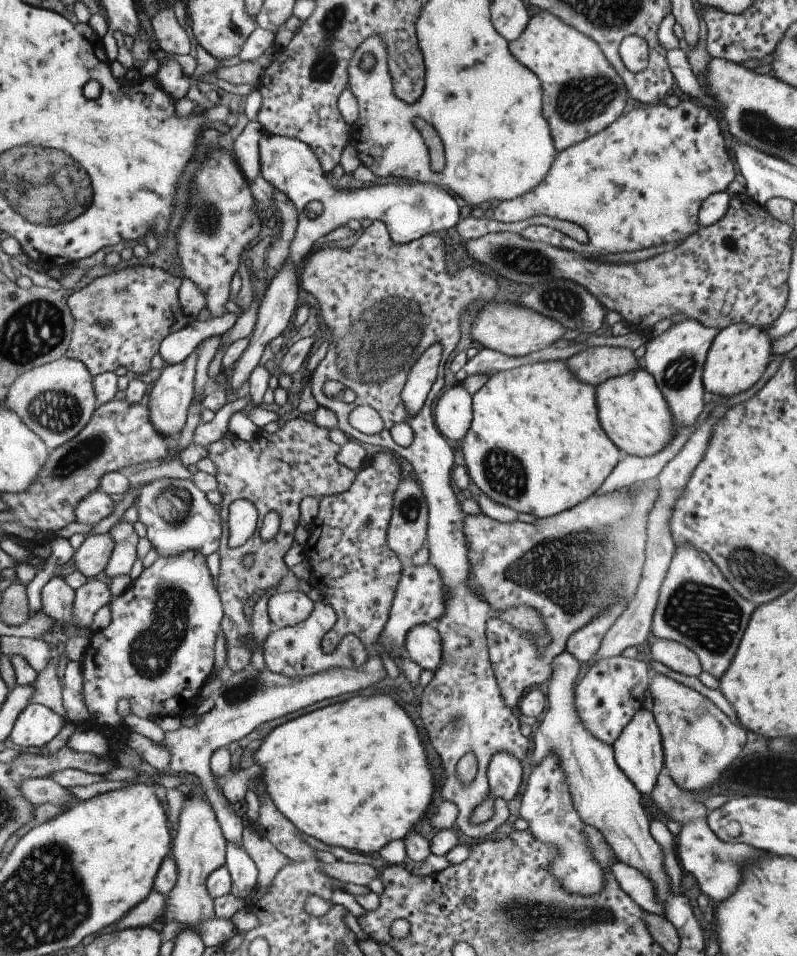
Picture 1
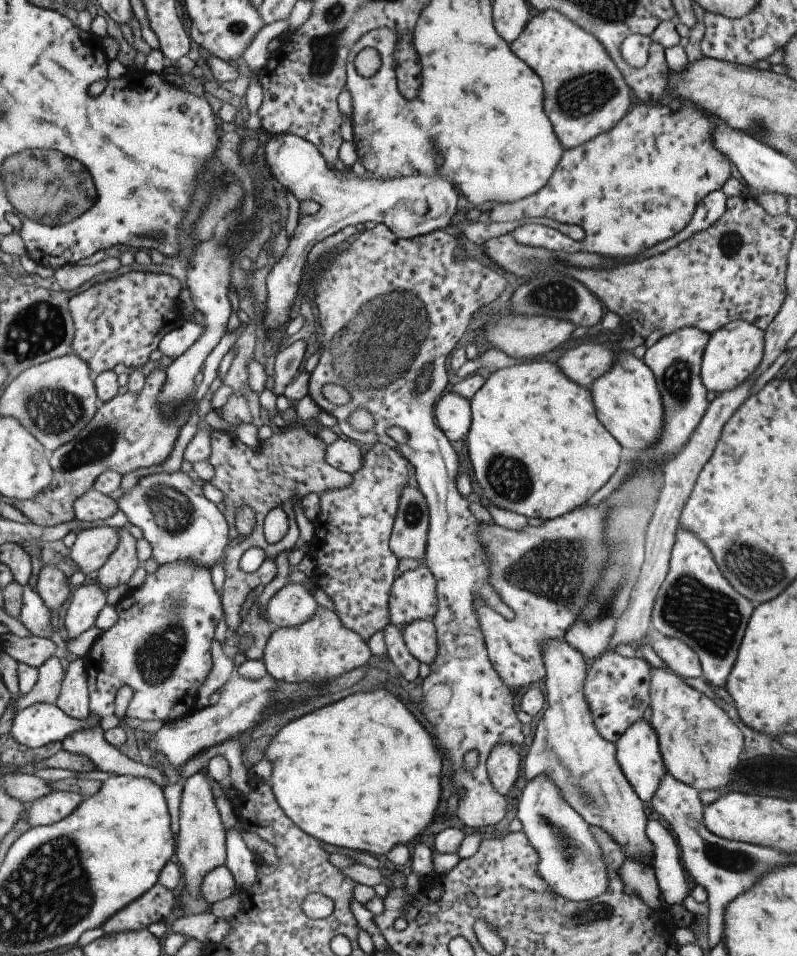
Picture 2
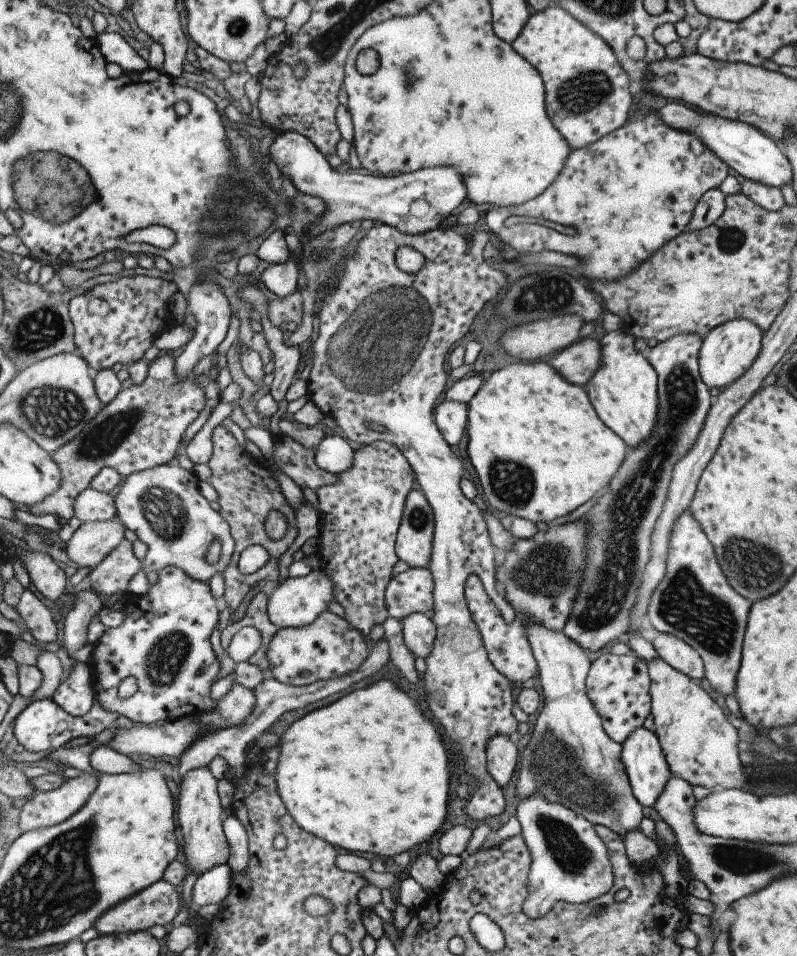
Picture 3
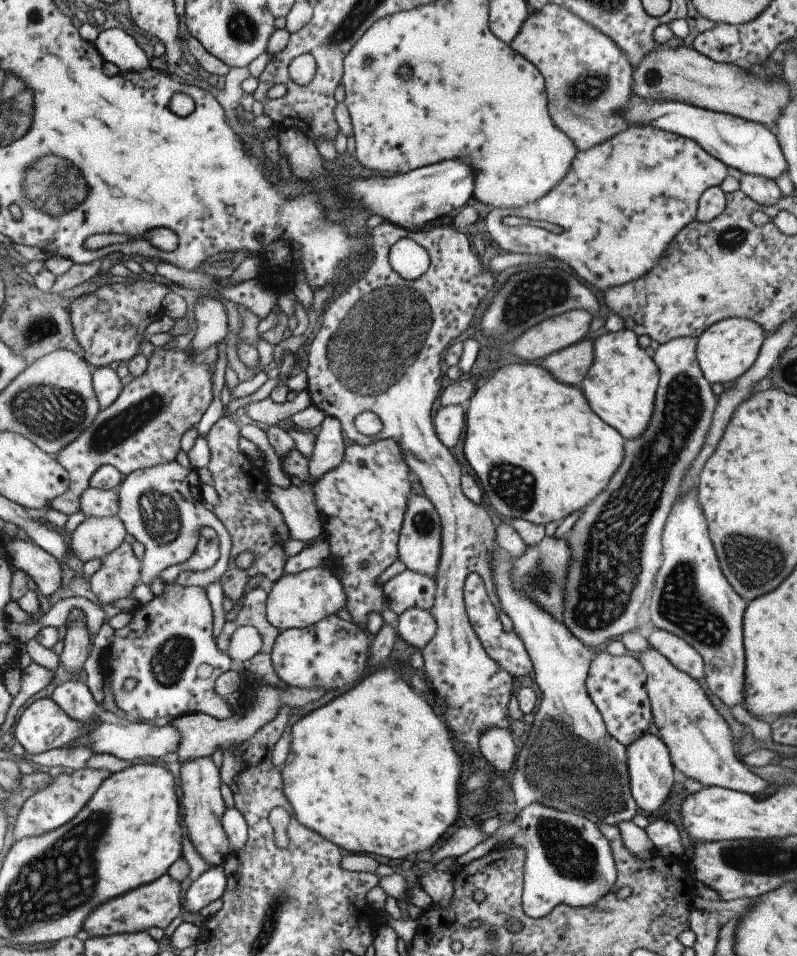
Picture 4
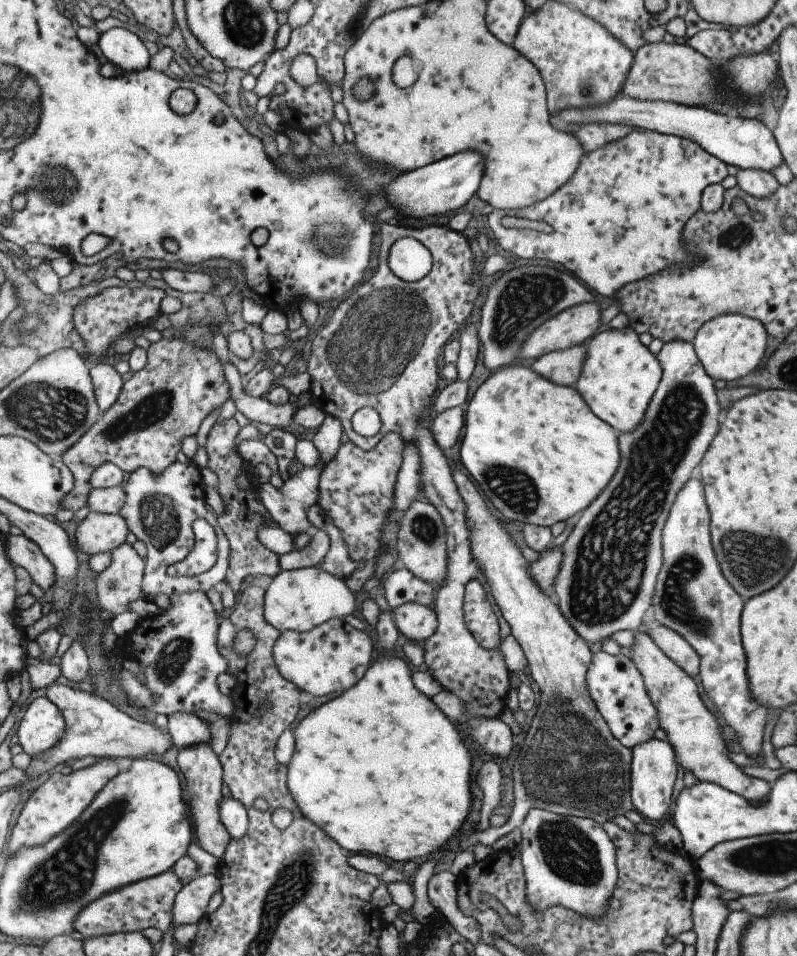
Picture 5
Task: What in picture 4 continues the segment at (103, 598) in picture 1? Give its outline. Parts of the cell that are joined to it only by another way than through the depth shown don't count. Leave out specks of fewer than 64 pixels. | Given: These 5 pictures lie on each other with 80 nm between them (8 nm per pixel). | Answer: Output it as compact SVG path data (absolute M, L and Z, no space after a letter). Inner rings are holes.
M75 620L65 630L65 648L60 657L67 673L83 670L83 663L88 656L89 638L87 637L86 622Z

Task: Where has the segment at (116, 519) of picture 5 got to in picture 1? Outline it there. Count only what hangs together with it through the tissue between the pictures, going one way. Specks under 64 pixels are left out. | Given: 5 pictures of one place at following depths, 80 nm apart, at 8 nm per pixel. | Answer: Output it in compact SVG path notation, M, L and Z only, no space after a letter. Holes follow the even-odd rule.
M109 533L95 536L87 534L79 548L69 551L76 570L85 578L95 578L107 566L114 546L115 542Z

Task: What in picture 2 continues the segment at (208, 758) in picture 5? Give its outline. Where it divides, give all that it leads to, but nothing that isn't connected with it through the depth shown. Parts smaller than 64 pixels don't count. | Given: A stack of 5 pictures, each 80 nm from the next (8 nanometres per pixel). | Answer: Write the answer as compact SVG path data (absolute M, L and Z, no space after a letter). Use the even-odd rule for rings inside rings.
M199 772L185 778L182 785L178 813L178 830L174 837L174 856L181 871L181 886L176 893L176 904L181 908L182 916L209 912L209 904L200 893L200 884L204 876L215 867L224 864L225 829L215 806L206 776Z

